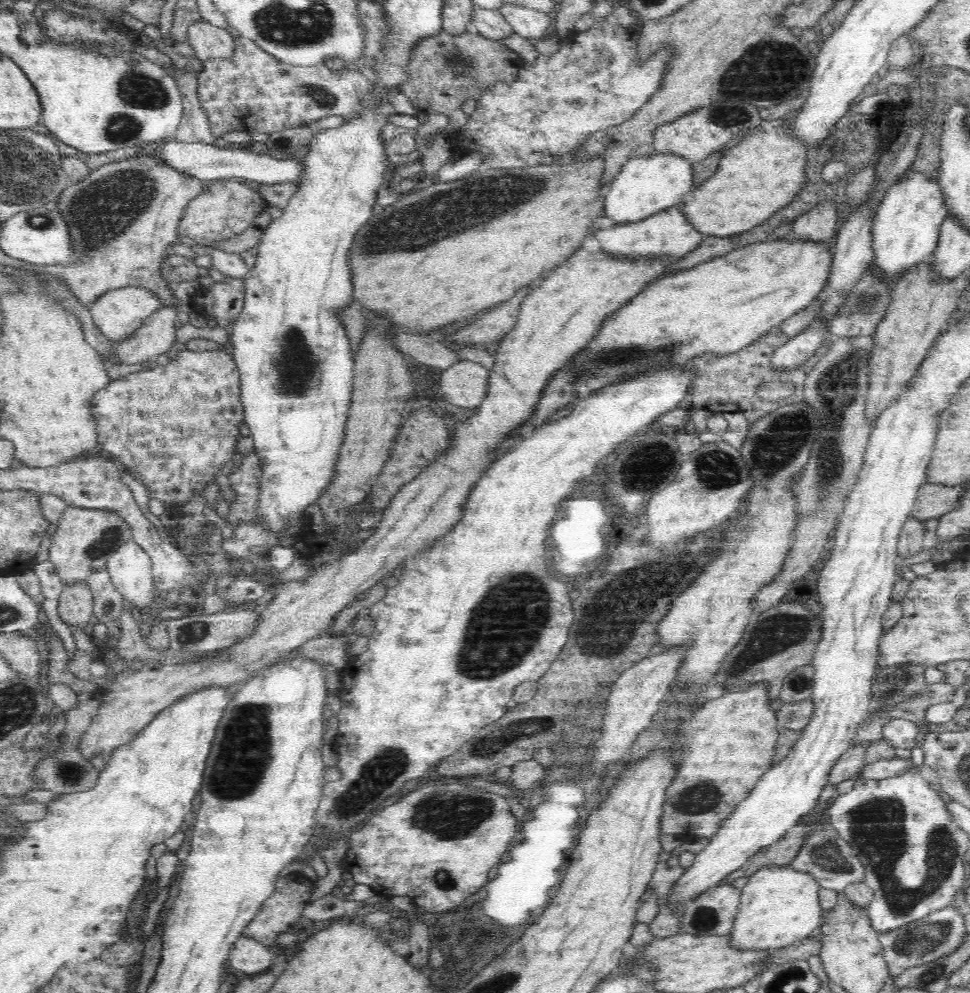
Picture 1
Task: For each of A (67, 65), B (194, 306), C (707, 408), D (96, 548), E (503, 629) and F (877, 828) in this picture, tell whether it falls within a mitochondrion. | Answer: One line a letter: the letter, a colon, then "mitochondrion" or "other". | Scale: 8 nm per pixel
A: other
B: other
C: other
D: mitochondrion
E: mitochondrion
F: mitochondrion

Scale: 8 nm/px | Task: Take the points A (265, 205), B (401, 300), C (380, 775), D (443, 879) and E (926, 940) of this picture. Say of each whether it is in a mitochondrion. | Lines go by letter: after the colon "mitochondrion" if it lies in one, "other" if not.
A: other
B: other
C: mitochondrion
D: mitochondrion
E: mitochondrion

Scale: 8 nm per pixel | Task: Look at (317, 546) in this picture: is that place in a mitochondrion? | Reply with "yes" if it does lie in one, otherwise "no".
no

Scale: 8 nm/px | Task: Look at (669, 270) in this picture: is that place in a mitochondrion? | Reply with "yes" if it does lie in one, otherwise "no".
no

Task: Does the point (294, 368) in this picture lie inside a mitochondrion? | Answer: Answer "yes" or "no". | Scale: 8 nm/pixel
yes

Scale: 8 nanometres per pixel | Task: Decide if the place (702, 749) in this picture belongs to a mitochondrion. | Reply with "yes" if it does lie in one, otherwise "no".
no

